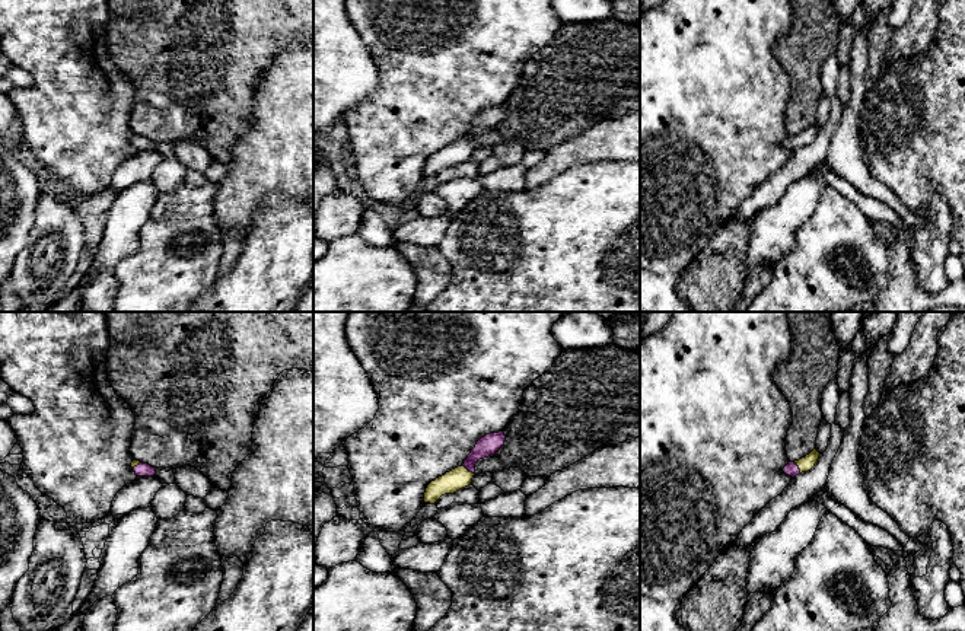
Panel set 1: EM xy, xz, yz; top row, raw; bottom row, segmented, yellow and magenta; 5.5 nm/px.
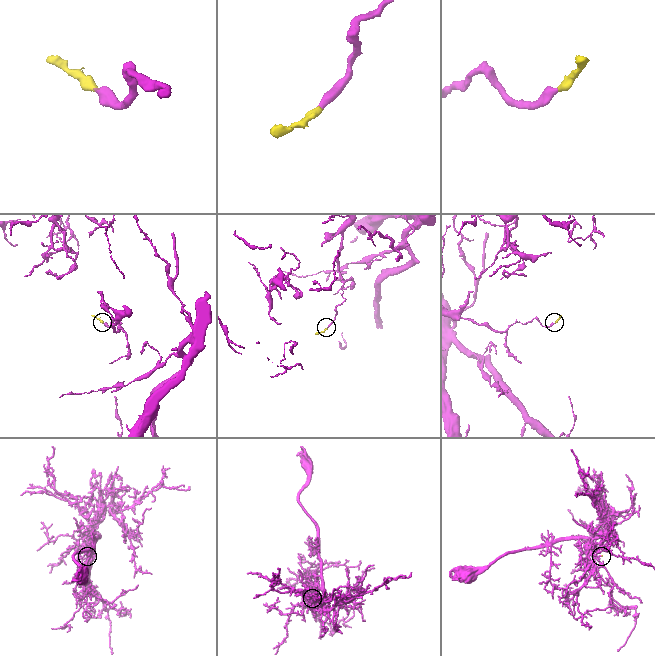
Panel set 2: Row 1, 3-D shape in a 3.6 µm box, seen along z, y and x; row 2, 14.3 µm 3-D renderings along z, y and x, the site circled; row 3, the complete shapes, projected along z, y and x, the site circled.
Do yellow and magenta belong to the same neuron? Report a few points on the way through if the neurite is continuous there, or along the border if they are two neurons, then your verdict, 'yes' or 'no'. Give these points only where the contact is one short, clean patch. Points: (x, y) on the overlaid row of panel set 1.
way xz (458, 478), (467, 469), (490, 443); yes

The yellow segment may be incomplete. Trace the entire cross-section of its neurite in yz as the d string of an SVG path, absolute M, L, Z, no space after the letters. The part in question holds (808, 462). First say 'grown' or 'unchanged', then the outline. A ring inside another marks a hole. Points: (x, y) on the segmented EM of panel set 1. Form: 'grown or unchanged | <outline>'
grown | M813 449L809 455L806 455L805 458L794 460L794 462L789 462L784 468L783 472L792 478L794 478L796 475L802 474L802 472L808 472L810 471L815 463L819 459L819 452L816 449Z

